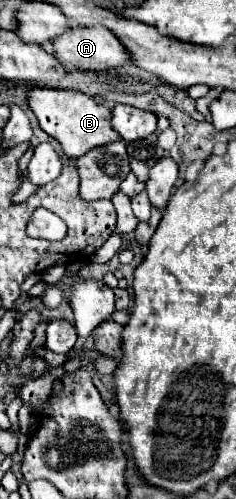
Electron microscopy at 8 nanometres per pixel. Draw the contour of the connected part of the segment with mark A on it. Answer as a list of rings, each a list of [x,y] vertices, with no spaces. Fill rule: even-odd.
[[[71,25],[63,35],[55,37],[53,43],[53,55],[57,57],[57,61],[61,65],[67,67],[75,67],[79,71],[109,71],[115,69],[123,63],[129,61],[129,55],[125,51],[125,47],[121,45],[121,41],[103,25],[93,25],[93,27],[79,27],[79,25]]]

